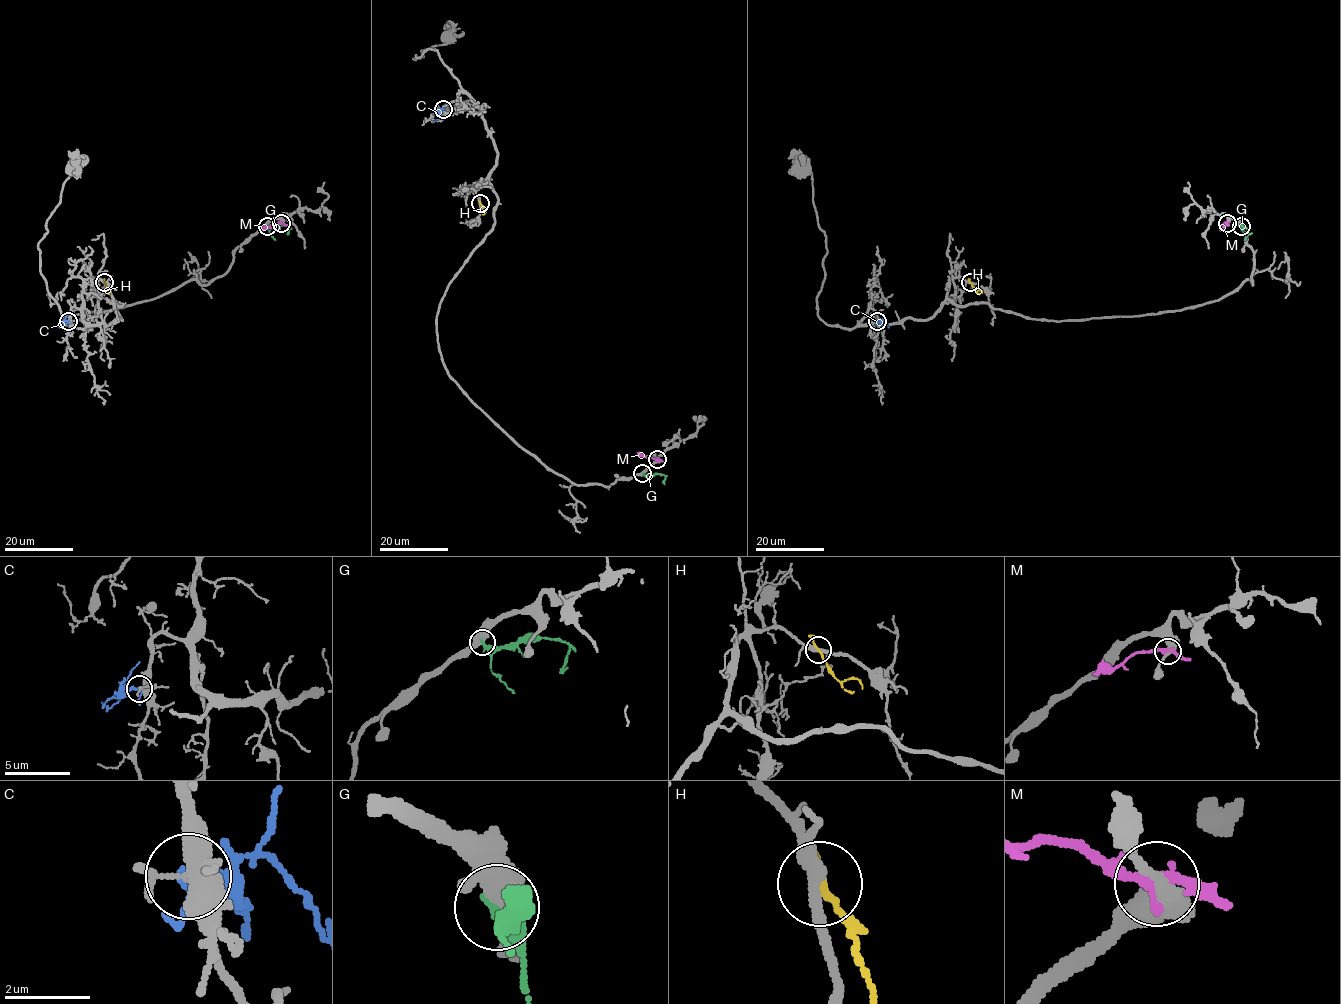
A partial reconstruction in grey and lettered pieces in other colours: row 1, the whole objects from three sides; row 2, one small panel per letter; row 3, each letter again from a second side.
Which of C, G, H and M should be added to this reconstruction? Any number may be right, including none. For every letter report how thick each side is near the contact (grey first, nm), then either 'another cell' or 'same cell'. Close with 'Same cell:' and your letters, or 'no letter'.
C: 360 nm thick on the grey side, 180 nm on the other; same cell
G: 440 nm thick on the grey side, 360 nm on the other; another cell
H: 320 nm thick on the grey side, 160 nm on the other; another cell
M: 380 nm thick on the grey side, 300 nm on the other; another cell
Same cell: C

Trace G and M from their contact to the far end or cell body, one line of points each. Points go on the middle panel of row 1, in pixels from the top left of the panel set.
G: (642, 473), (662, 474), (664, 484)
M: (656, 459), (637, 453)

